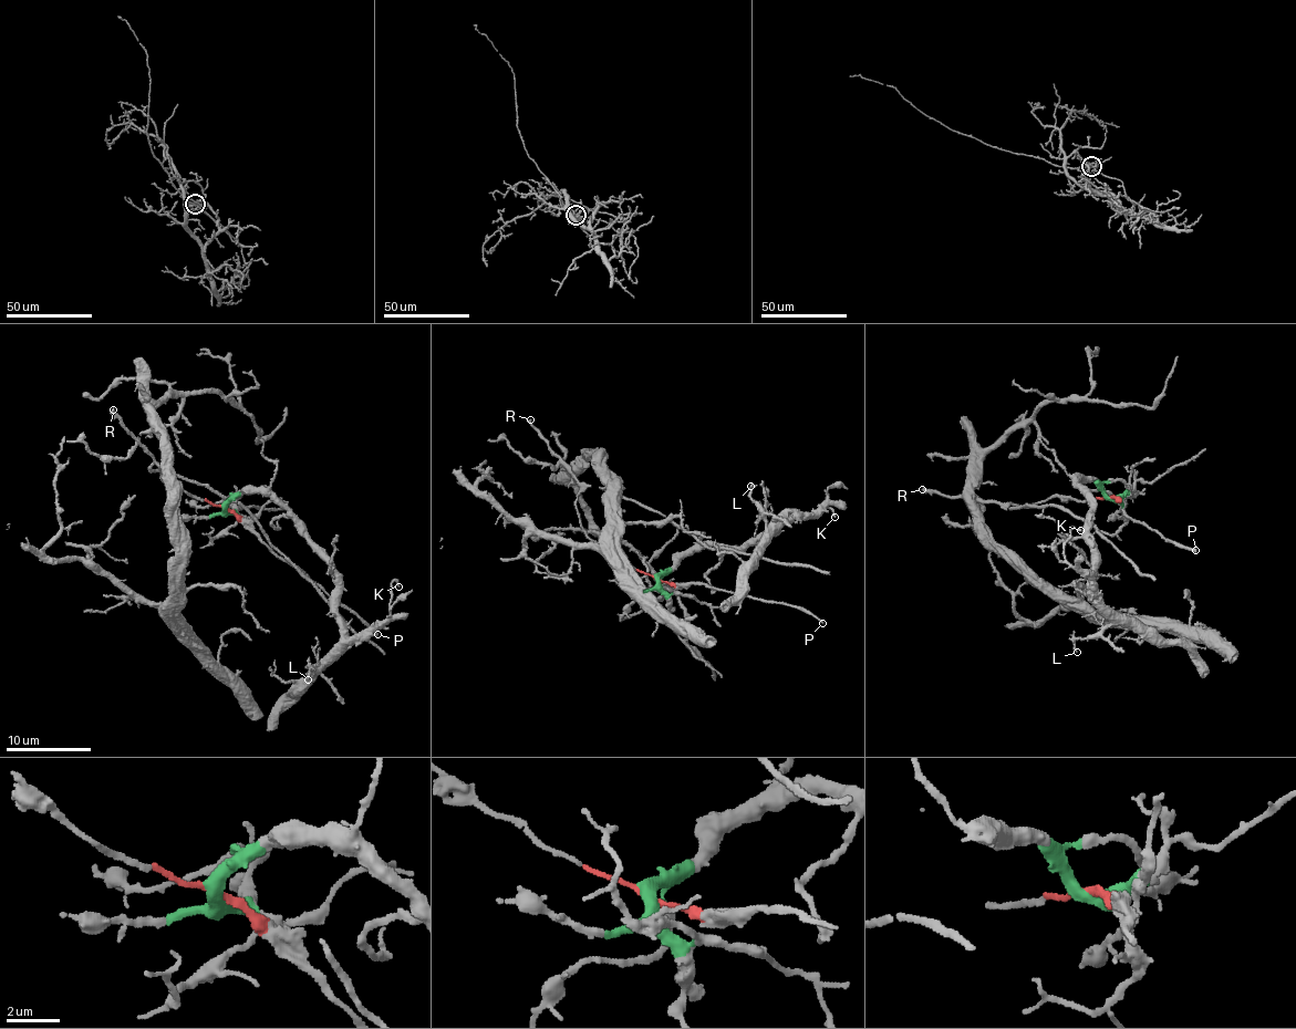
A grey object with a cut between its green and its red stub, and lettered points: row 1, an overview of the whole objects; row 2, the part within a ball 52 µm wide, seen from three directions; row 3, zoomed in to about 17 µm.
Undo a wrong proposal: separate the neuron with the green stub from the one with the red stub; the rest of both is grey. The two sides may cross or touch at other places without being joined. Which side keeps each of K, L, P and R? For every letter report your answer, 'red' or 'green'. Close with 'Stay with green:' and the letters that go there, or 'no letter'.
K: green
L: green
P: red
R: red
Stay with green: K, L

